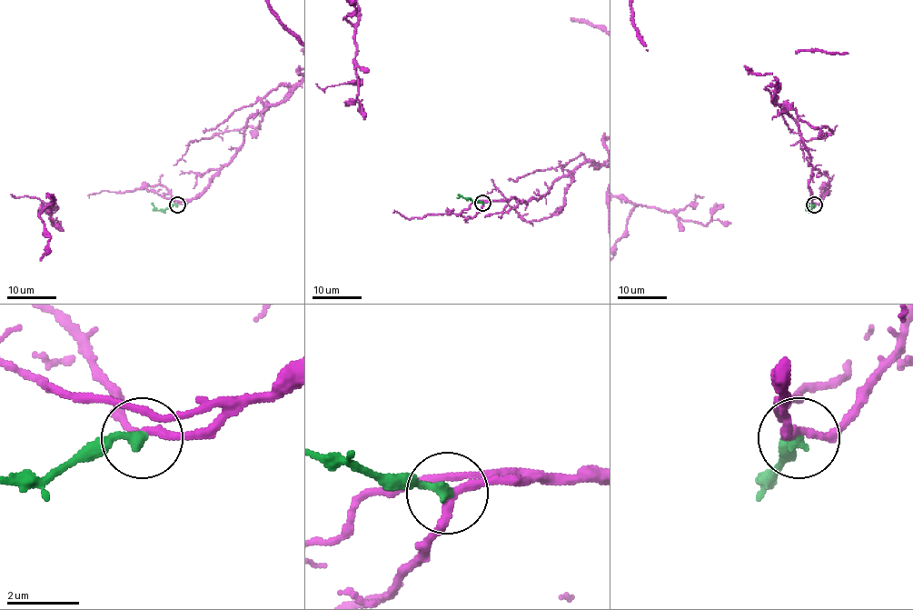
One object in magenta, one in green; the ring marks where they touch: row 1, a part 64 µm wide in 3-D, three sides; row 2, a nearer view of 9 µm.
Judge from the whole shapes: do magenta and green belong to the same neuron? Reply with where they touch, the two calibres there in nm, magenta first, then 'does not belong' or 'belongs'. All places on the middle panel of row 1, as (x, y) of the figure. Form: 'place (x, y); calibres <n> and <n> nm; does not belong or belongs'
place (482, 203); calibres 240 and 300 nm; does not belong

